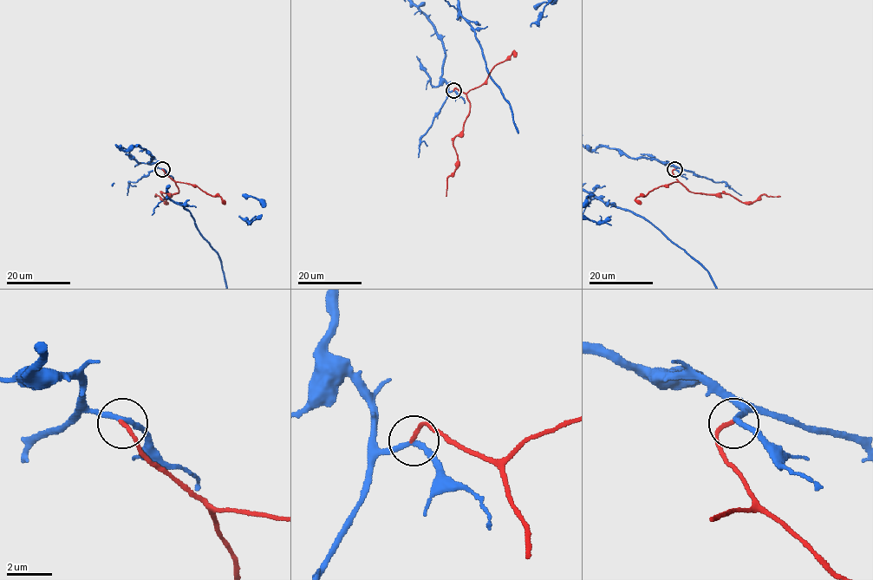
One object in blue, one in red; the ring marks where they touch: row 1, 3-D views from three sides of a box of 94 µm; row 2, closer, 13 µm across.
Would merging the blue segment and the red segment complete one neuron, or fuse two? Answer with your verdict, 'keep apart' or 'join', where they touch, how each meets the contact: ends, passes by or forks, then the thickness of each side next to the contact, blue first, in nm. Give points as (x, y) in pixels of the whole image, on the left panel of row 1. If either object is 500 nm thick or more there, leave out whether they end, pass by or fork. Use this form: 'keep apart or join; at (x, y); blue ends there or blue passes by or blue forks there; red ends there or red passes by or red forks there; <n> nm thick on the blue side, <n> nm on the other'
keep apart; at (162, 169); blue passes by; red ends there; 200 nm thick on the blue side, 170 nm on the other

